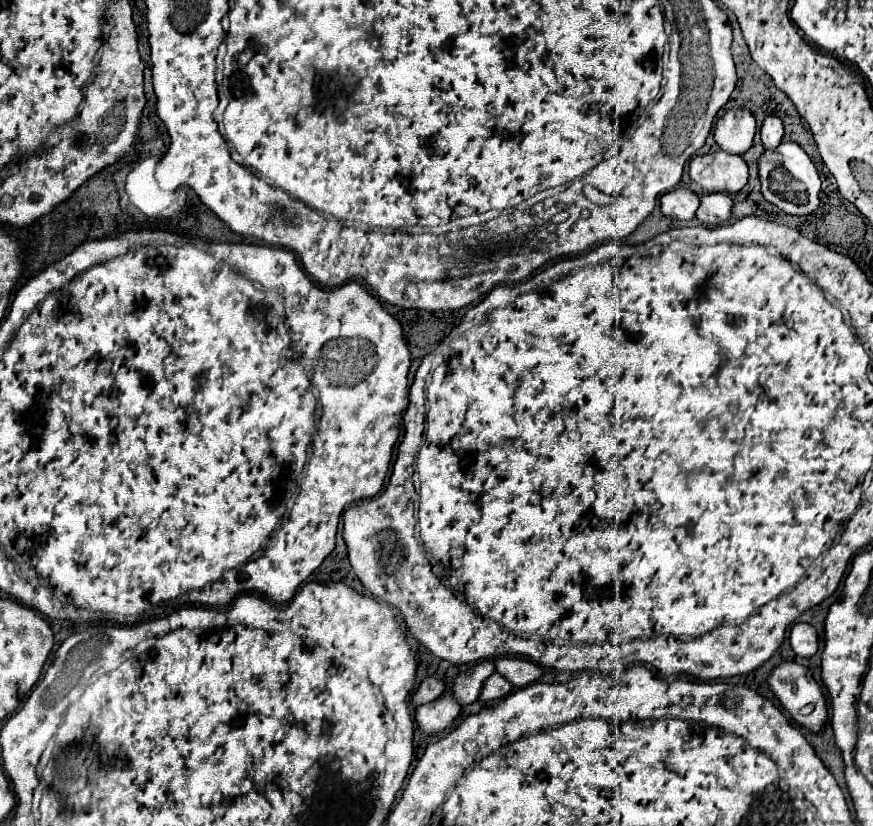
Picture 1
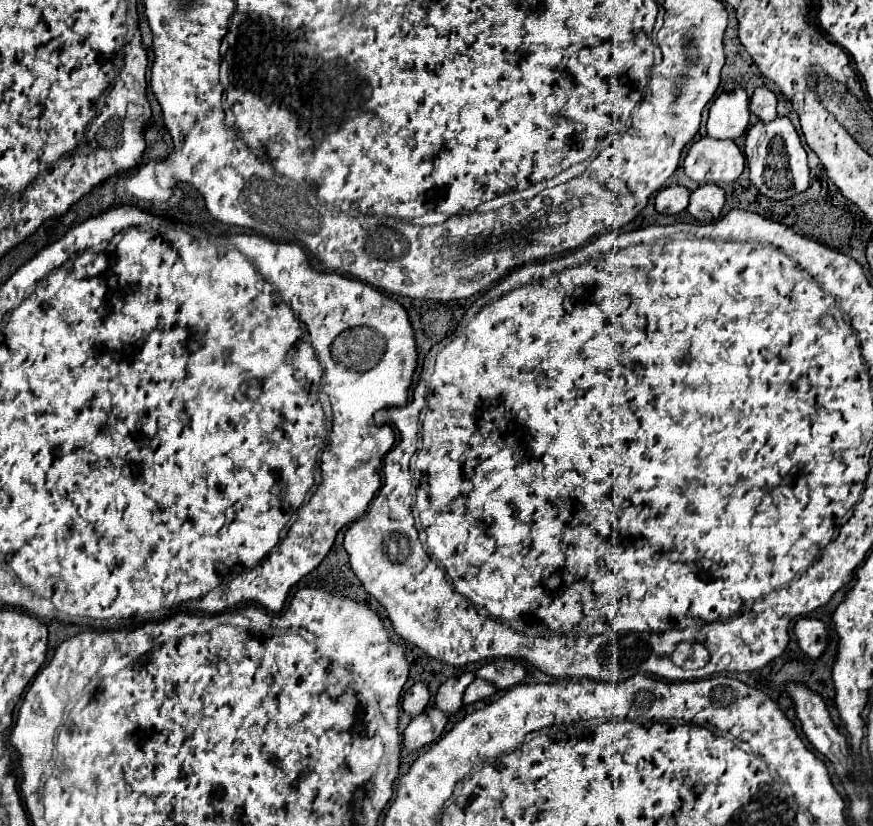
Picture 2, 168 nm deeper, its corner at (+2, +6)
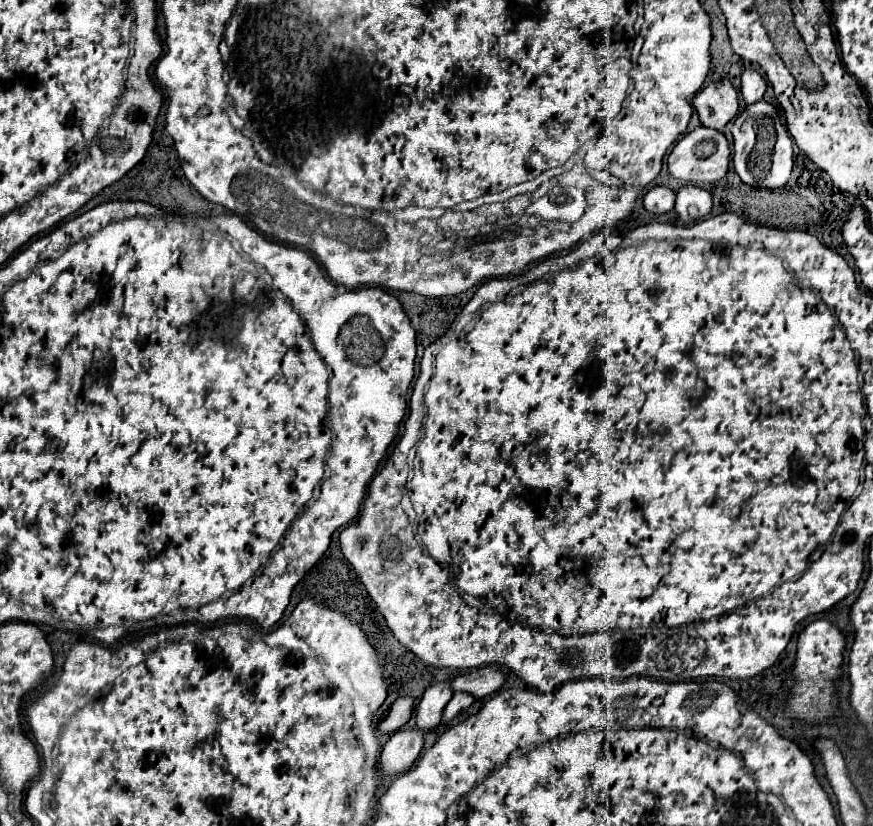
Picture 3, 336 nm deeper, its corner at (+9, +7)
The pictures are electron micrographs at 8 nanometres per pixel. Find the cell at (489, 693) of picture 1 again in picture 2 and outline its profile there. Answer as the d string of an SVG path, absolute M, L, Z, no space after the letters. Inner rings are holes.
M474 679L470 683L470 687L464 691L464 705L470 705L470 703L476 703L476 701L482 701L482 699L488 699L496 693L494 685L488 683L488 681L482 681L482 679Z

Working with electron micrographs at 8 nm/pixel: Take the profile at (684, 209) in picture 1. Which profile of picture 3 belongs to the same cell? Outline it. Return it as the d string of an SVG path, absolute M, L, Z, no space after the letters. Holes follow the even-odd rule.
M655 186L645 194L643 206L647 212L665 214L675 206L675 192L667 186Z

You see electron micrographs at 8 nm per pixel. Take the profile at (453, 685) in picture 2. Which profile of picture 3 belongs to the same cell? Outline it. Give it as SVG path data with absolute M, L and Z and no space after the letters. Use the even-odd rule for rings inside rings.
M449 680L445 682L437 682L433 686L429 686L417 706L417 728L421 730L431 730L441 722L441 714L447 706L447 702L451 700L453 690L449 686Z

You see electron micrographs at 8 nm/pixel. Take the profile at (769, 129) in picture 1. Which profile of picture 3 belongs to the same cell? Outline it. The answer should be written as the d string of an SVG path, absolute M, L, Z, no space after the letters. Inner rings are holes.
M753 70L743 72L743 76L741 76L741 96L747 104L755 104L755 102L763 100L765 88L767 88L767 84L761 78L759 72L753 72Z

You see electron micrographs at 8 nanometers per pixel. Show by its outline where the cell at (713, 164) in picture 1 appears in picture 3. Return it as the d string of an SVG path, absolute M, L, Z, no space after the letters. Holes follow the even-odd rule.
M695 128L691 134L685 134L675 148L671 150L669 158L667 158L667 166L673 178L685 180L689 184L701 184L701 182L717 182L721 180L727 170L729 170L729 156L731 156L731 148L727 138L717 132L717 130L709 130L709 128Z

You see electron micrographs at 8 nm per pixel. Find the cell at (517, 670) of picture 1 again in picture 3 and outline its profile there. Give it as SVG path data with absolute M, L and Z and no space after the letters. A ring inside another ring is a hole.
M499 666L469 670L467 674L461 674L451 680L451 686L455 692L469 692L475 698L485 698L497 692L503 684L505 684L505 674L499 670Z

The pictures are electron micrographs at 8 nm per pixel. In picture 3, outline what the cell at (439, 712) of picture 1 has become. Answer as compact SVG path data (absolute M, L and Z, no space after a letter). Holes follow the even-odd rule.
M401 728L383 746L381 766L389 774L401 774L419 758L425 742L425 732L419 728Z

